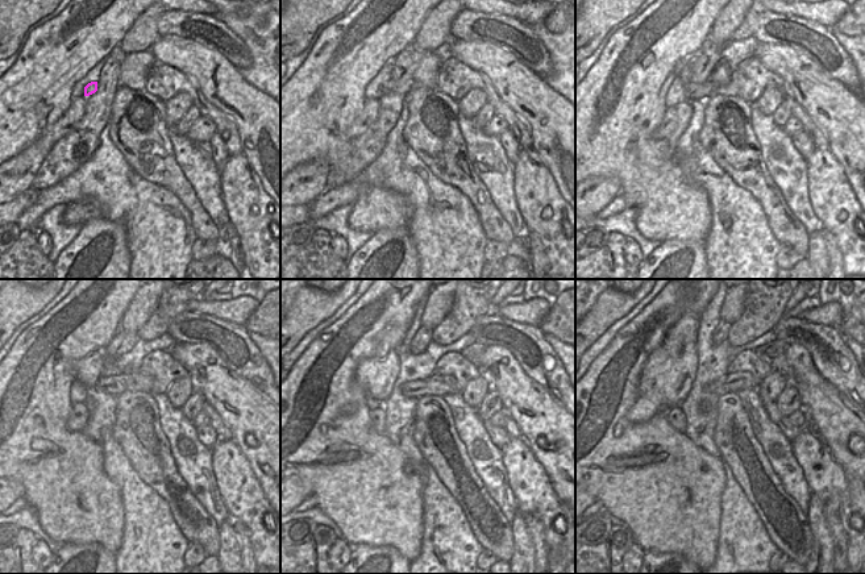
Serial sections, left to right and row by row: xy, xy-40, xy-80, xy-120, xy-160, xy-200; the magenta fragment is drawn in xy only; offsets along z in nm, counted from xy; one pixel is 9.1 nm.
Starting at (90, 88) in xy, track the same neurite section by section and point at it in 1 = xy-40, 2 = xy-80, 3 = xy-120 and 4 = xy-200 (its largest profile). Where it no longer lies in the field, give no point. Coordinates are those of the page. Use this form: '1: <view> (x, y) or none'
1: xy-40 (389, 87)
2: xy-80 (702, 91)
3: xy-120 (132, 381)
4: xy-200 (735, 381)

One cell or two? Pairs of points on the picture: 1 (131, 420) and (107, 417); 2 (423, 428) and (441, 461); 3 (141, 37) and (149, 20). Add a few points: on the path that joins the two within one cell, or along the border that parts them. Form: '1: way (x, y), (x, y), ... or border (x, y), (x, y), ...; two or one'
1: border (113, 396), (116, 416), (112, 437), (123, 449); two
2: way (429, 436), (433, 445), (441, 453); one
3: way (144, 33), (146, 24); one

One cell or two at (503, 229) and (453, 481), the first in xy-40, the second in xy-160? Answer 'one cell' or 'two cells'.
one cell

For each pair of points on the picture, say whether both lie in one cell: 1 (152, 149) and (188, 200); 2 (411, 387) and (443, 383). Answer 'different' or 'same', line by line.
1: same
2: same

